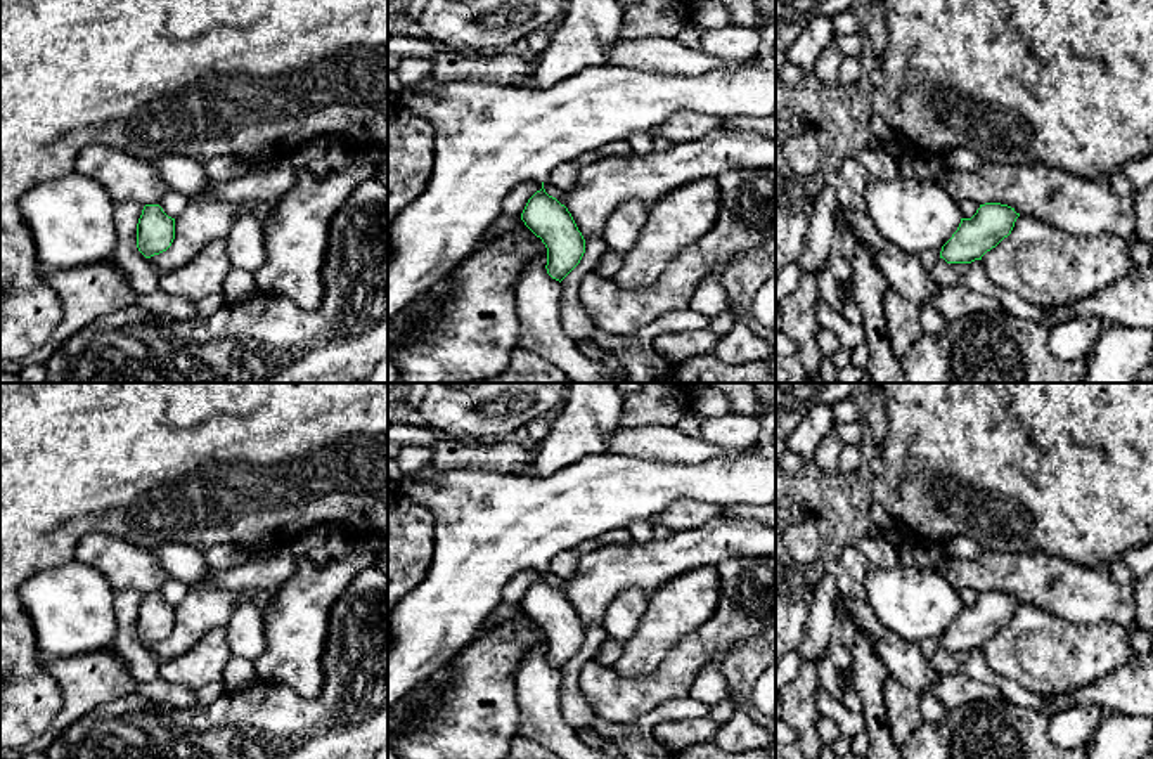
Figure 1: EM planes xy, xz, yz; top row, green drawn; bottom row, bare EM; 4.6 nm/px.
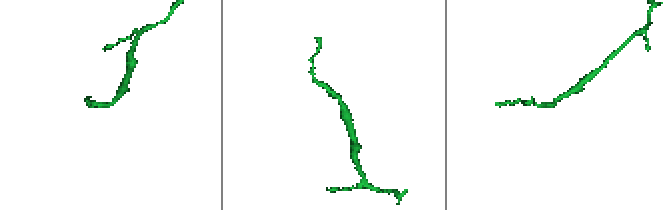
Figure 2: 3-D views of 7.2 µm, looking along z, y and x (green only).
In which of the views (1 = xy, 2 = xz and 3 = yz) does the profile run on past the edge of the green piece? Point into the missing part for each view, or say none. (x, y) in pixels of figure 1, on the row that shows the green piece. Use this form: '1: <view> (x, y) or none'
1: none
2: none
3: none

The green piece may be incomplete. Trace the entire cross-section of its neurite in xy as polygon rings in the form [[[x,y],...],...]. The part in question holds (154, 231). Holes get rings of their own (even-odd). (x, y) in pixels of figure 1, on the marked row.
[[[145,204],[137,224],[137,248],[151,258],[166,251],[175,239],[175,218],[168,217],[159,204]]]

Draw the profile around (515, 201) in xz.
[[[530,180],[516,185],[500,203],[500,213],[521,217],[528,199],[542,189],[542,182]]]

